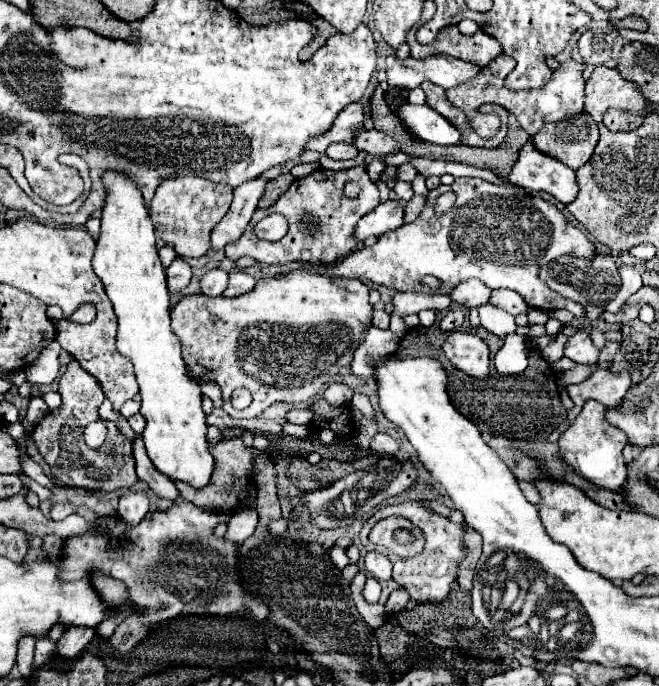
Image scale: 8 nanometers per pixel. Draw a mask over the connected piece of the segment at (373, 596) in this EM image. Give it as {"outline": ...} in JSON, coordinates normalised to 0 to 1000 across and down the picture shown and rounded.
{"outline":[[[558,841],[555,853],[552,853],[552,862],[549,862],[549,870],[555,873],[555,879],[561,880],[572,879],[577,873],[577,853],[568,841]]]}

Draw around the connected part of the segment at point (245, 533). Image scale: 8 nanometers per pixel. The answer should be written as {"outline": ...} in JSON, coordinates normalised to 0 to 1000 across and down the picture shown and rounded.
{"outline":[[[361,742],[361,748],[352,751],[352,757],[346,762],[346,774],[343,774],[340,783],[346,789],[370,792],[385,777],[388,765],[392,765],[388,742]]]}

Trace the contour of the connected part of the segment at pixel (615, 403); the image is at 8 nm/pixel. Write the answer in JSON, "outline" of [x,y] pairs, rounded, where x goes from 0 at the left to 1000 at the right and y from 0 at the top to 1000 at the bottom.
{"outline":[[[904,538],[889,555],[862,561],[859,570],[871,590],[883,593],[889,582],[904,582],[923,596],[938,596],[947,585],[947,576],[956,564],[956,544],[947,541],[941,547],[920,541],[920,538]]]}

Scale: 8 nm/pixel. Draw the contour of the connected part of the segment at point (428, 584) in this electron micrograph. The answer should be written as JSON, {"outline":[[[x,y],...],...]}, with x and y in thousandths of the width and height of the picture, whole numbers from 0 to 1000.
{"outline":[[[616,730],[610,736],[598,736],[598,739],[583,739],[577,745],[571,745],[549,768],[549,777],[546,777],[546,786],[549,786],[549,794],[555,800],[564,800],[568,794],[558,792],[558,777],[561,771],[583,754],[595,754],[595,751],[604,751],[604,754],[616,754],[619,759],[625,759],[640,777],[643,777],[643,803],[637,809],[628,809],[628,812],[604,812],[604,809],[592,809],[592,818],[598,821],[598,832],[595,832],[595,844],[619,859],[622,870],[634,879],[656,879],[656,876],[671,876],[680,864],[683,864],[683,856],[686,850],[692,847],[692,835],[695,835],[695,821],[698,815],[704,815],[704,803],[701,803],[701,765],[695,762],[686,762],[680,759],[677,754],[671,751],[662,751],[662,748],[649,748],[640,733],[646,730]]]}

